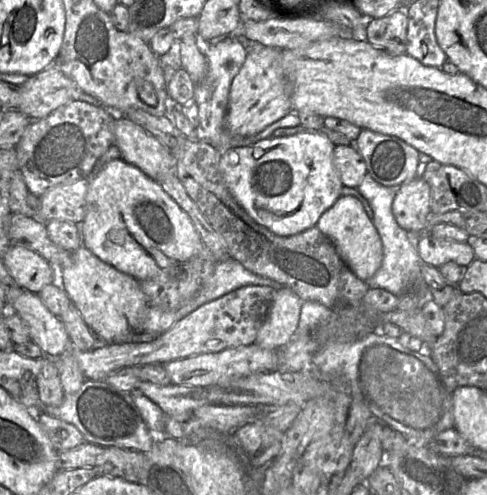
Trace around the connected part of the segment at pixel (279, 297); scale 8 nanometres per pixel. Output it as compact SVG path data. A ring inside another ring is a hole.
M288 288L276 289L267 318L254 343L270 350L286 345L295 336L303 302Z

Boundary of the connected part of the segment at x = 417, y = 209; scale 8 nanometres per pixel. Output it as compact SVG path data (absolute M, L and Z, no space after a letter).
M416 176L398 187L392 212L402 229L414 237L419 235L431 214L429 184L422 177Z

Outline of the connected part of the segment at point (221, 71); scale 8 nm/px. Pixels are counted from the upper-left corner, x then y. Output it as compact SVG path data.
M228 36L216 43L205 45L205 56L208 62L208 73L201 82L194 85L193 100L198 105L199 117L198 139L209 143L223 154L232 148L250 146L260 140L268 139L279 128L295 127L301 124L298 114L291 112L254 136L233 135L226 125L229 91L234 77L238 74L247 58L247 51L235 37Z

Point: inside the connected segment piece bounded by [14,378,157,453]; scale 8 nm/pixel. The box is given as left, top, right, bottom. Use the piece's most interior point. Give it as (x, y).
(106, 416)

